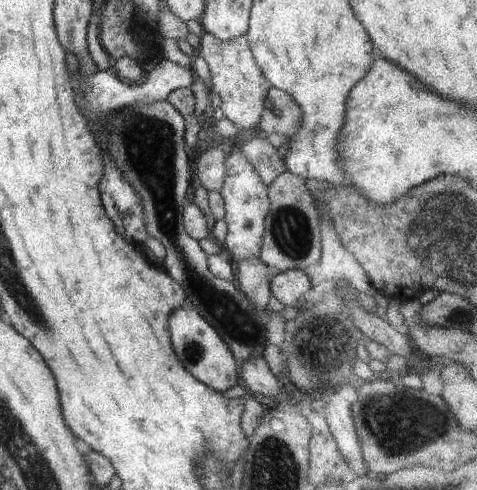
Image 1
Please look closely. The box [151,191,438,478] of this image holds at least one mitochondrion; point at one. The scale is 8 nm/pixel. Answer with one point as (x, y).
(318, 342)

